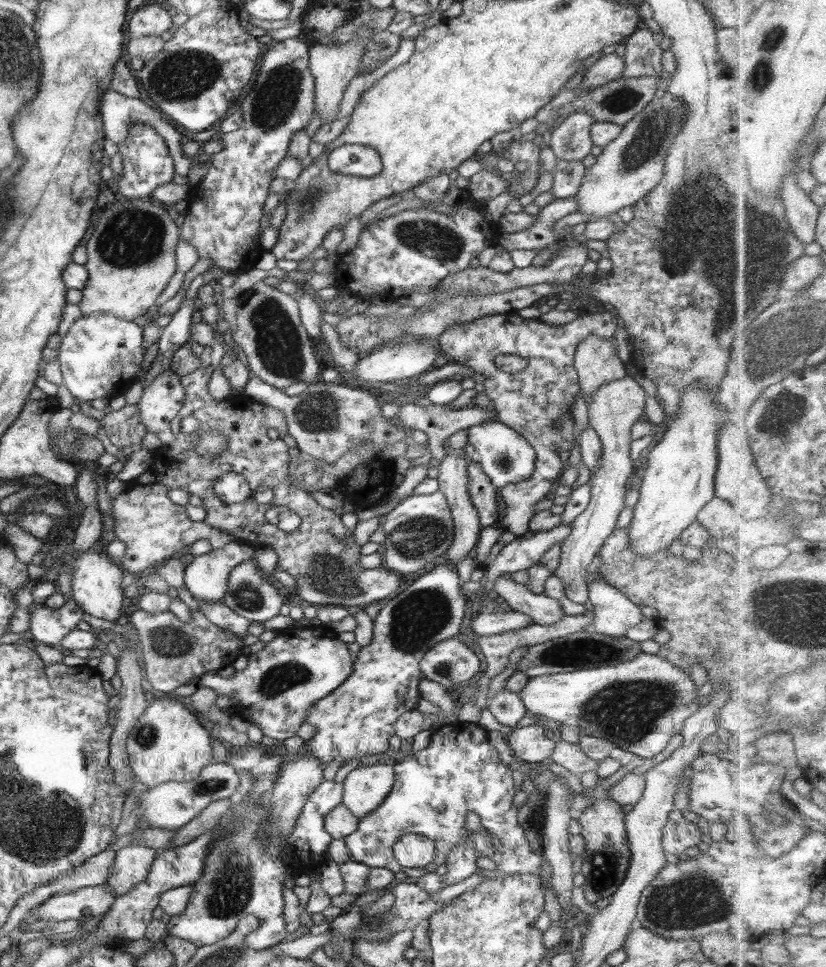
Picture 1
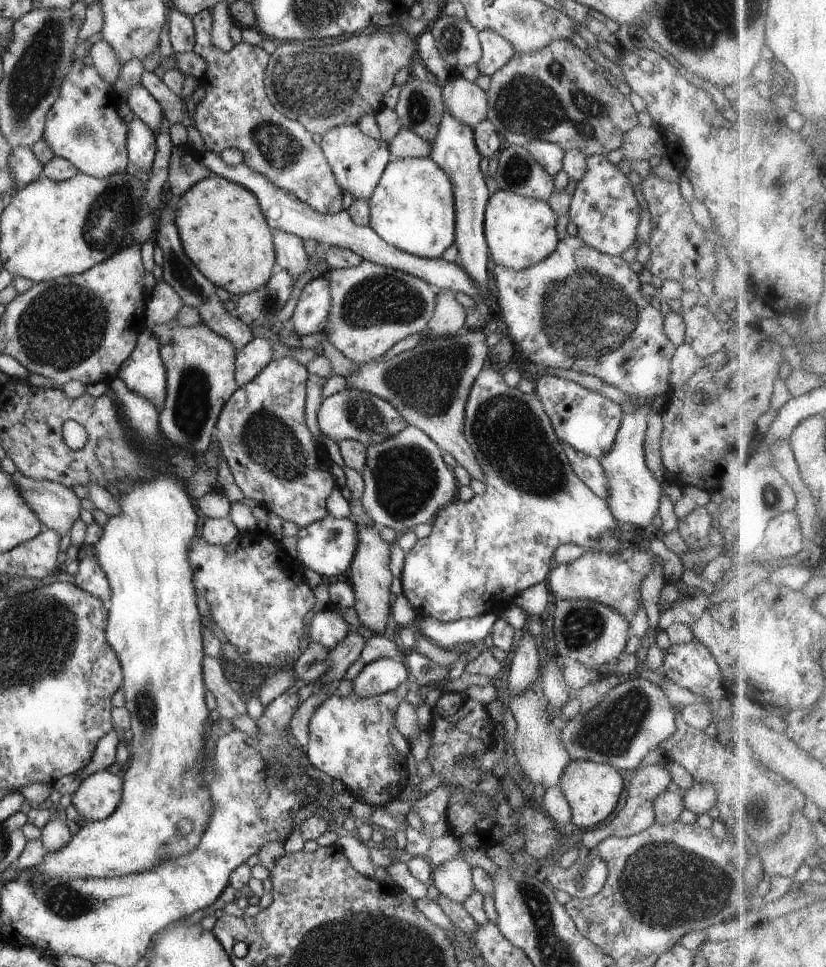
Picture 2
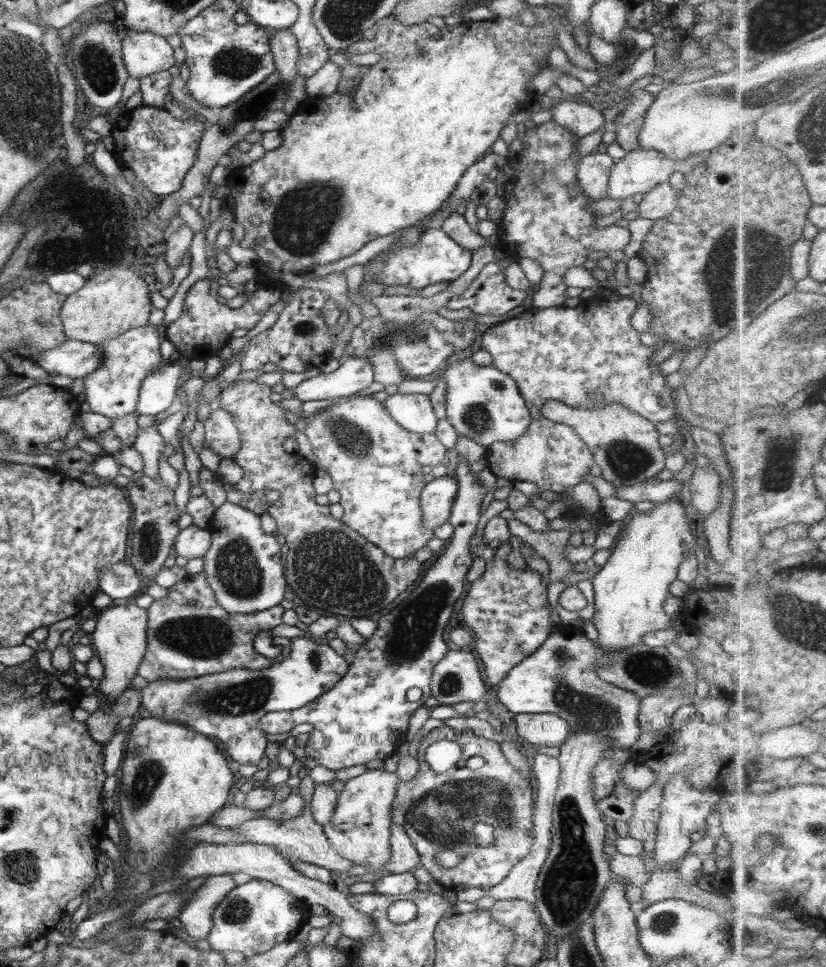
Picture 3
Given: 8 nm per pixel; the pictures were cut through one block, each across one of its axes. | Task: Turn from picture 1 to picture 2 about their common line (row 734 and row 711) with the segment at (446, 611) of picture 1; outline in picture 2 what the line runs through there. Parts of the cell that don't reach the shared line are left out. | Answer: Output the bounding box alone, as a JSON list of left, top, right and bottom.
[306,681,410,808]

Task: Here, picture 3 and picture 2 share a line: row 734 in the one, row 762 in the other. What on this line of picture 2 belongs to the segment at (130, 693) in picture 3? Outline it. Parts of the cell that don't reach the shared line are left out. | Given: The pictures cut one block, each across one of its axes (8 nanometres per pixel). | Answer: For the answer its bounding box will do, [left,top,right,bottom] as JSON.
[52,729,121,794]

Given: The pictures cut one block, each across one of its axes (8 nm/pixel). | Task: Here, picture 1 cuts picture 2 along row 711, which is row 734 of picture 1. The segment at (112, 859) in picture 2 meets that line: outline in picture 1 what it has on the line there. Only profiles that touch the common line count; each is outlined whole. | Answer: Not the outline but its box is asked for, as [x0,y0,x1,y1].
[126,696,214,787]

